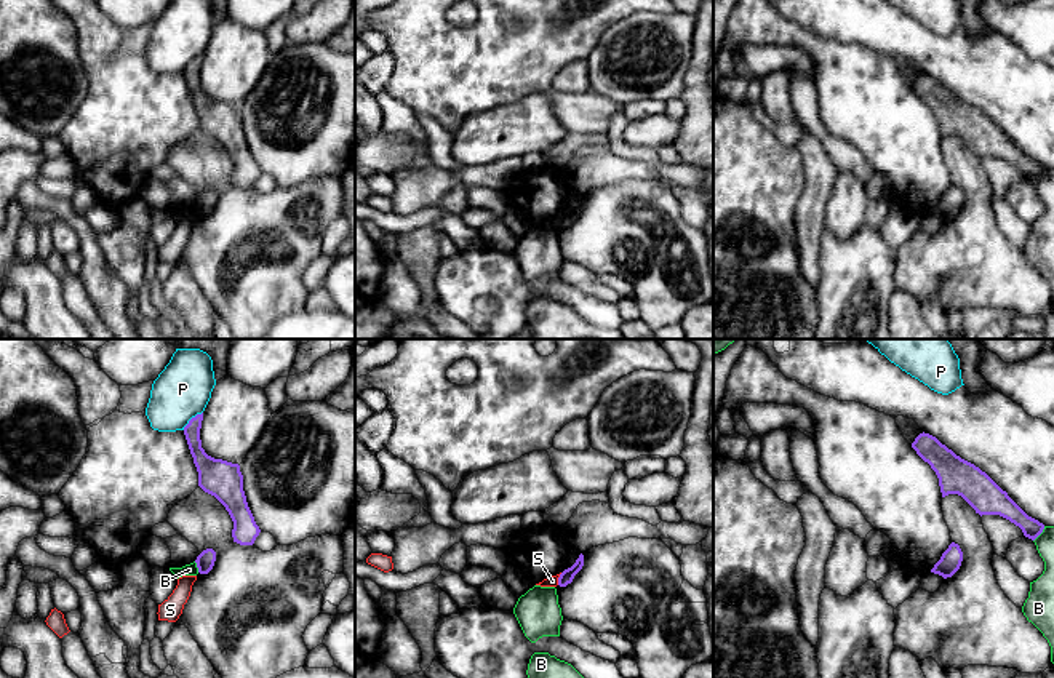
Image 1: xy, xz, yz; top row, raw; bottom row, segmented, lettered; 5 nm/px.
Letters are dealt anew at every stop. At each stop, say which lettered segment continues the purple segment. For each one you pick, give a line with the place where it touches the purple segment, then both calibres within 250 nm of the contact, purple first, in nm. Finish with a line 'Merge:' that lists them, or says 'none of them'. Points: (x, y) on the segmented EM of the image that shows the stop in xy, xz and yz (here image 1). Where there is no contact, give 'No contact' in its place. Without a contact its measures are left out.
Merge: none of them

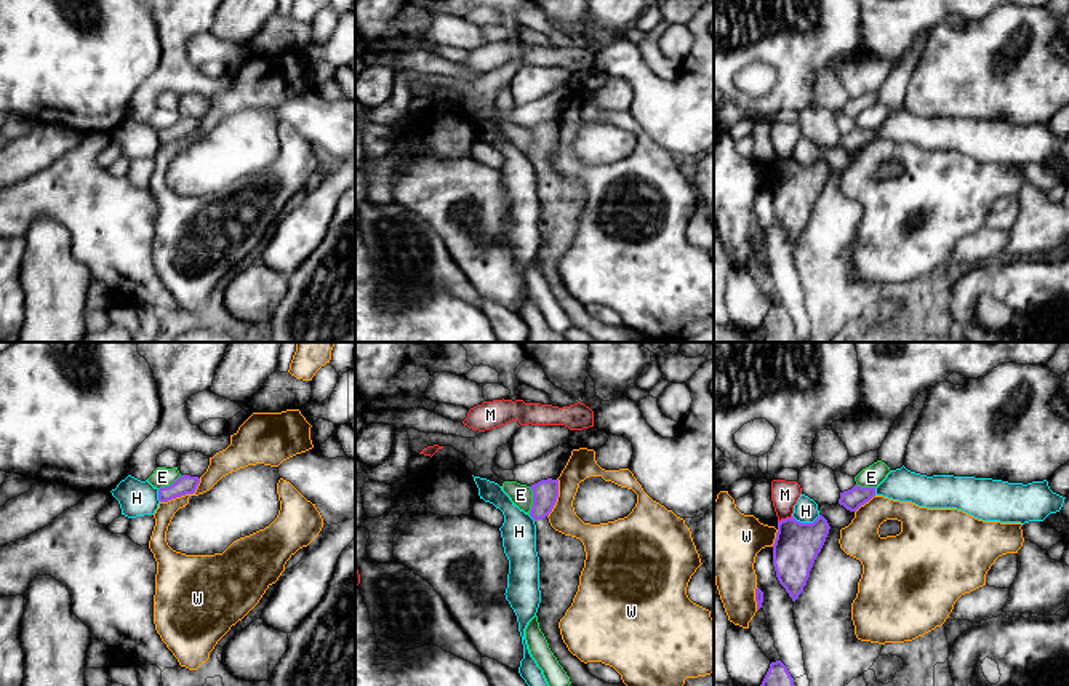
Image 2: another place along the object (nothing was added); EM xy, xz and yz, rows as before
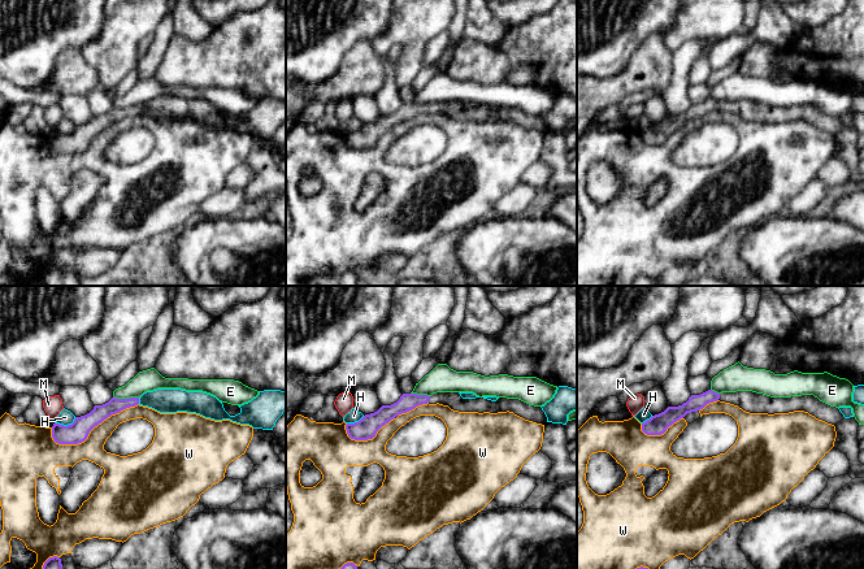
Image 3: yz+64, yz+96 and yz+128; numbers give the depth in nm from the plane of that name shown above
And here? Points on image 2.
Merge: none of them

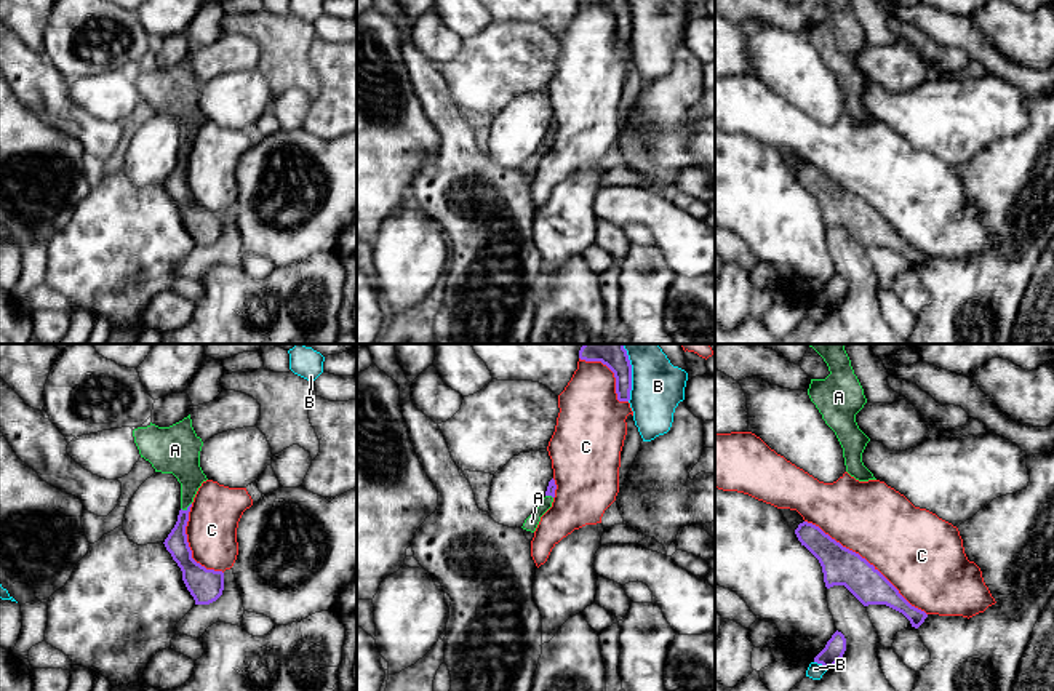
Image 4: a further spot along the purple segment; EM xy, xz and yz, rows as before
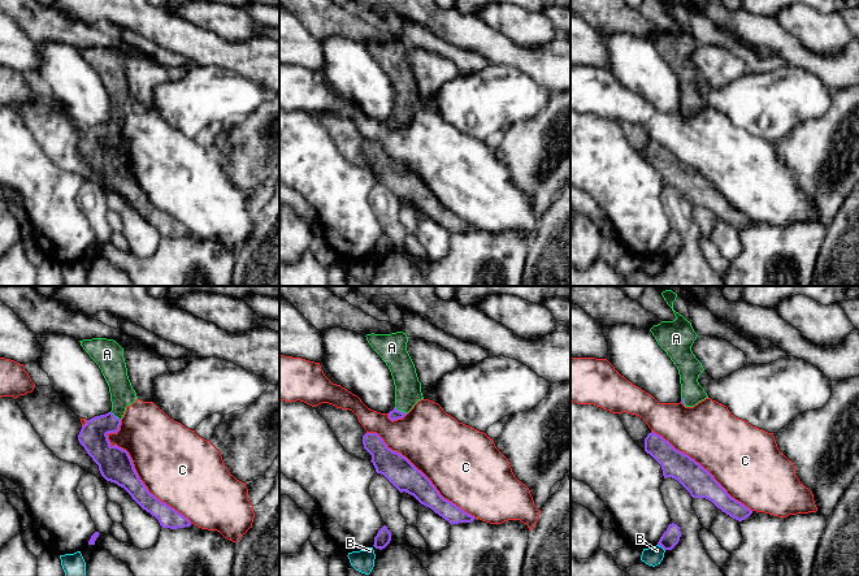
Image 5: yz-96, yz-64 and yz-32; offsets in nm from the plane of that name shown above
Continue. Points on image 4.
A: Touches purple at xy (187, 507). Thickness 110 nm (purple) against 180 nm
Merge: A

